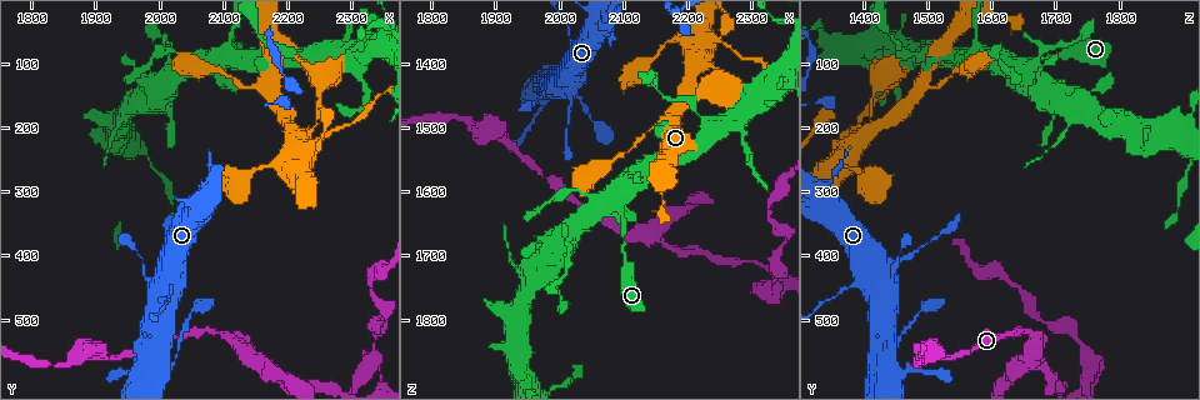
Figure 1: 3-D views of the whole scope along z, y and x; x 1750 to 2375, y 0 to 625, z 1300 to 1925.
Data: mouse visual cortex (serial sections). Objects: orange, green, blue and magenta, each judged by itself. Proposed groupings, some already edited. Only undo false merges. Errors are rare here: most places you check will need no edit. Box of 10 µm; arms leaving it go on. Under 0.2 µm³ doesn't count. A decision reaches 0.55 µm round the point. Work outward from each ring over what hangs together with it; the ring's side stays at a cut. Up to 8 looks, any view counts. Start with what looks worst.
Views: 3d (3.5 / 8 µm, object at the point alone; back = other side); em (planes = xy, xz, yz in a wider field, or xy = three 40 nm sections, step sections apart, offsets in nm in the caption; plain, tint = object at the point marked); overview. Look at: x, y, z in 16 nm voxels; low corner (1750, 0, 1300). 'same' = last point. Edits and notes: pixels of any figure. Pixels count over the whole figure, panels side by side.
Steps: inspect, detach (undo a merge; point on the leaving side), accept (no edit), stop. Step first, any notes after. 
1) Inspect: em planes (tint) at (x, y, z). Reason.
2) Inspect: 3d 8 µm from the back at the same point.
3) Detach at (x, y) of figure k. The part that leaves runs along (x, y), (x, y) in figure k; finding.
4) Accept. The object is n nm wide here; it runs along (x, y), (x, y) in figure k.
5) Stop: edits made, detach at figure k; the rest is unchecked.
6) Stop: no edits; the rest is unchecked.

Inspect: 3d 8 µm at (2150, 565, 1665). Thin neck.

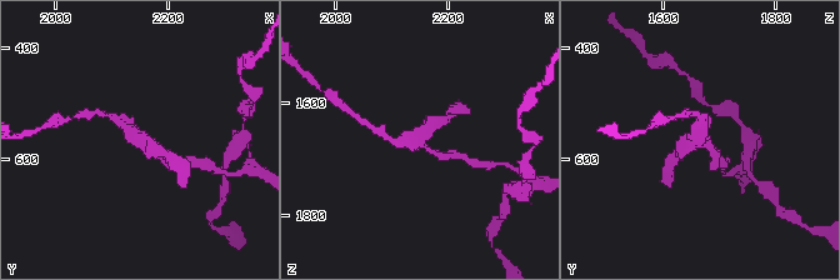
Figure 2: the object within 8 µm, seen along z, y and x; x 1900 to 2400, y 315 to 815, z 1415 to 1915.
Inspect: em xy step 1 (tint) at the same point. Need the tissue.

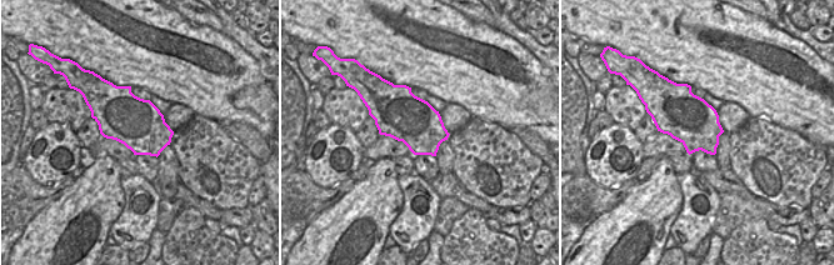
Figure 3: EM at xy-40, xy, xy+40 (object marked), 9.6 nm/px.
Accept. 3 arms meet here; the arms are 200, 250, 350 nm wide; it runs along (108, 115), (165, 156) in figure 2; one cell here.

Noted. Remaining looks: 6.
Inspect: 3d 3.5 µm at (2330, 570, 1760). A narrow waist.

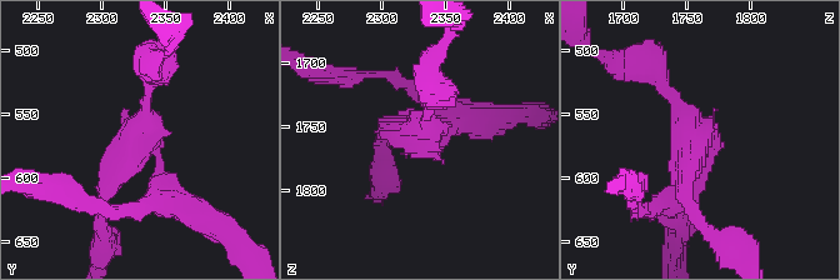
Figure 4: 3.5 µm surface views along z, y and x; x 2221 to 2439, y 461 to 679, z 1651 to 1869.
Inspect: em xy step 3 (tint) at (2332, 572, 1760). 3 arms meet here; the arms are 150, 250, 300 nm wide.

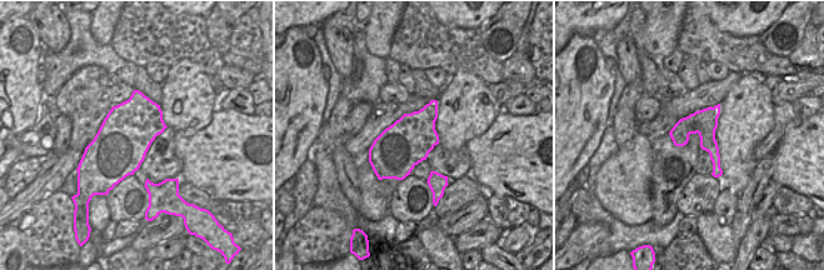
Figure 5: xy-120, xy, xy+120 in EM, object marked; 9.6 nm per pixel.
Inspect: em xy step 5 (tint) at the same point.

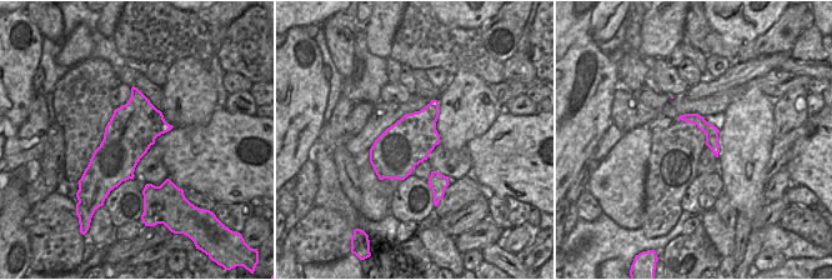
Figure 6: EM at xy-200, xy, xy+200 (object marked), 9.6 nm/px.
Detach at (125, 150) of figure 4. The part that leaves runs along (151, 149), (148, 61) in figure 4; two cells meet here.

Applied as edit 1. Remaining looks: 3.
Inspect: overview. See it whole again.

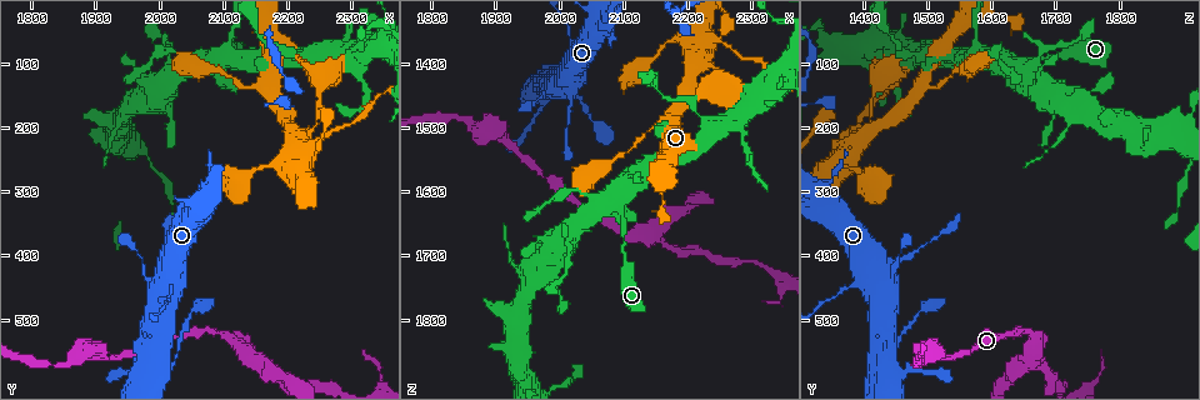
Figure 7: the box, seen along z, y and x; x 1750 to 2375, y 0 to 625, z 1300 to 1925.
Inspect: 3d 3.5 µm at (2130, 140, 1510). Sharp bend.

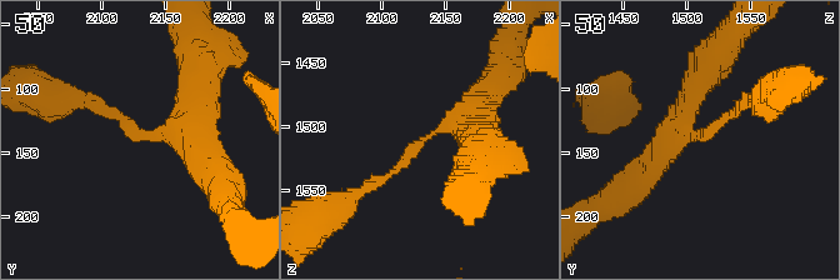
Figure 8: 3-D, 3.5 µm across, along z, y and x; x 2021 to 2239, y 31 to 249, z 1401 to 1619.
Inspect: em xy step 1 (tint) at (2130, 138, 1512).

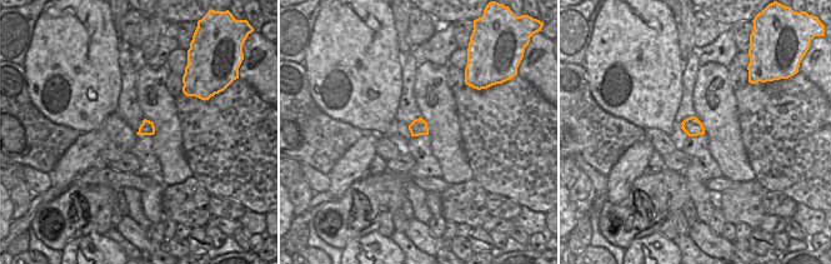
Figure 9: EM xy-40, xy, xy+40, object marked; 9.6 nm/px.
Accept. The arms are 150, 300 nm wide; it runs along (476, 131), (438, 129), (365, 189) in figure 8; all the same cell.

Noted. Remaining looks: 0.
Stop: edits made, detach at figure 4; the rest is unchecked.

